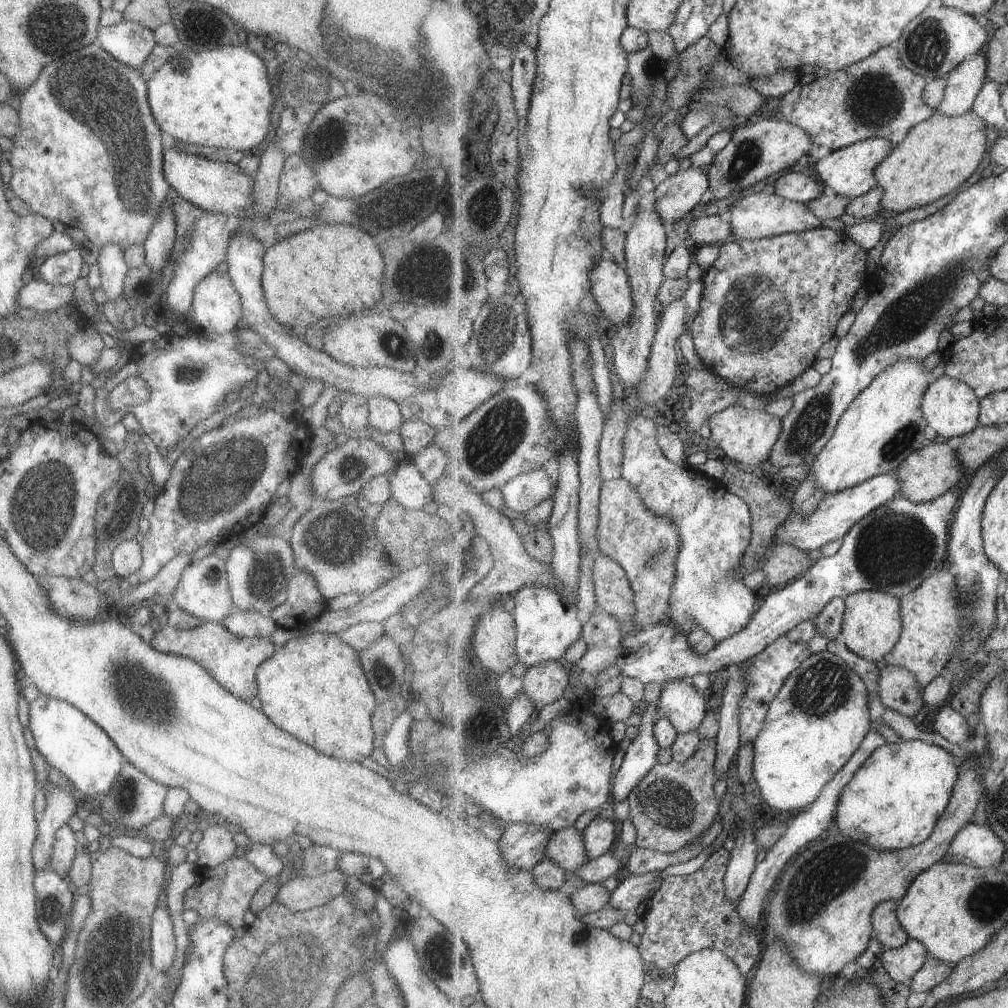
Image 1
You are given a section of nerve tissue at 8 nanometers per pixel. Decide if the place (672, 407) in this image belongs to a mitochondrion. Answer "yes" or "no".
no

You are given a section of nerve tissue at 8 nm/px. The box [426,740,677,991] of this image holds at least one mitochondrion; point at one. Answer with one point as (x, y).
(582, 942)

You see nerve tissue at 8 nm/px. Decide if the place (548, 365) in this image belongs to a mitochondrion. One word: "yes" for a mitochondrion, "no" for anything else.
no

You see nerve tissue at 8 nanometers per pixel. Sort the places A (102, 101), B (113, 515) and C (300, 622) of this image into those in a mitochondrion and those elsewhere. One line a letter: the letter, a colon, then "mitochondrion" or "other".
A: mitochondrion
B: mitochondrion
C: other

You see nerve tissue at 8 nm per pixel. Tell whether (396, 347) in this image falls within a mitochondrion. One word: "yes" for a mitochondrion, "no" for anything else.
yes

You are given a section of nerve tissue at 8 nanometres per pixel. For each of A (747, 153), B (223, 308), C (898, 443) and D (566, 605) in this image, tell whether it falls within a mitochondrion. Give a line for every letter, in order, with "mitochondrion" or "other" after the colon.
A: mitochondrion
B: other
C: mitochondrion
D: other

